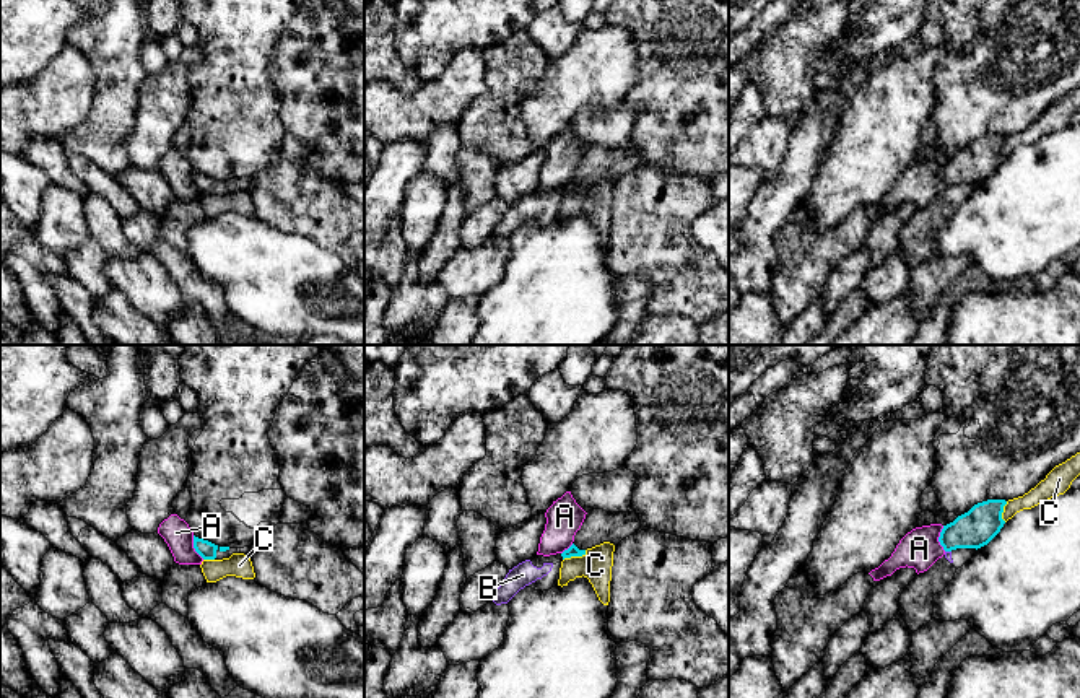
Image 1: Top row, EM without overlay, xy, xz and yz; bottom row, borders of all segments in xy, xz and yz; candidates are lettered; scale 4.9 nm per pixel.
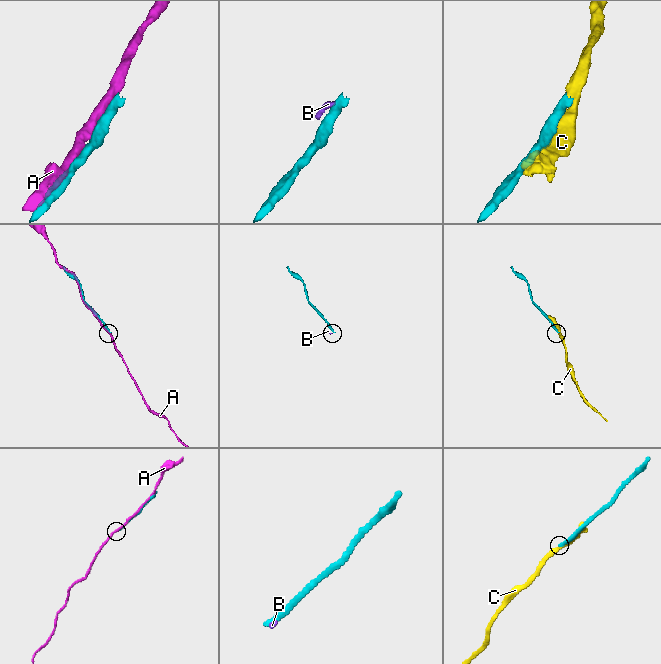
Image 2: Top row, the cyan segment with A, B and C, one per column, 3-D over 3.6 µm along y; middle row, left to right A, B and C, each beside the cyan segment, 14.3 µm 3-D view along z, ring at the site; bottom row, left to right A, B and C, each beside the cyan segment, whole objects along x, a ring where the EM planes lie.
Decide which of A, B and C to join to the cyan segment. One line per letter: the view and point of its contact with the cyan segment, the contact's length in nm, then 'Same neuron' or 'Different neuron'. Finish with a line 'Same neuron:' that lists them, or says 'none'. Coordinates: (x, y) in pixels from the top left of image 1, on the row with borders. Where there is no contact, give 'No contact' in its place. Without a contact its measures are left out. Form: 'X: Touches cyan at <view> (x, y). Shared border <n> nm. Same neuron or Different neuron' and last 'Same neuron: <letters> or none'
A: Touches cyan at yz (939, 539). Shared border 130 nm. Different neuron
B: Touches cyan at yz (949, 550). Shared border 30 nm. Different neuron
C: Touches cyan at xz (574, 555). Shared border 130 nm. Different neuron
Same neuron: none

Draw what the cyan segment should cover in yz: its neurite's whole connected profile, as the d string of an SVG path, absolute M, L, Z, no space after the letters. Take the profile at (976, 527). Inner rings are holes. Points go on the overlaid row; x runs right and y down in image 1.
M987 500L974 504L968 513L943 526L938 542L945 552L956 548L981 548L1004 527L1005 500Z

